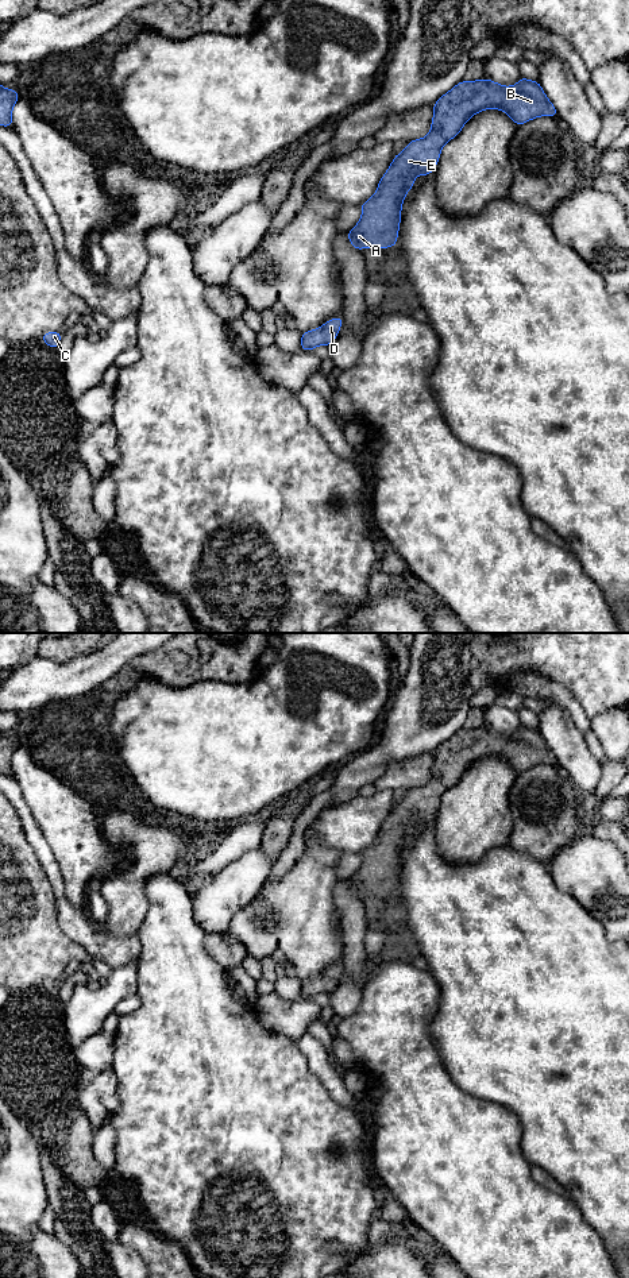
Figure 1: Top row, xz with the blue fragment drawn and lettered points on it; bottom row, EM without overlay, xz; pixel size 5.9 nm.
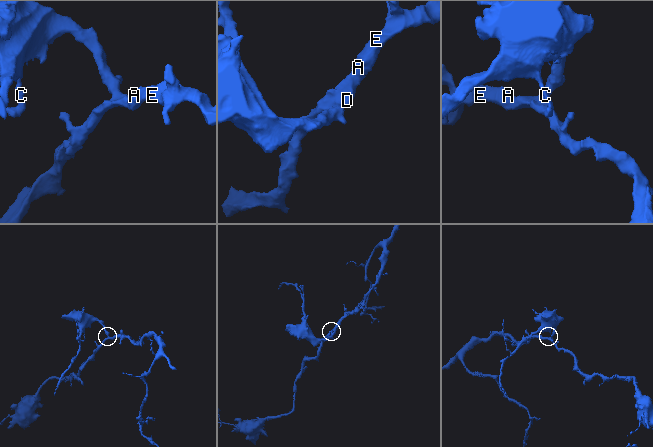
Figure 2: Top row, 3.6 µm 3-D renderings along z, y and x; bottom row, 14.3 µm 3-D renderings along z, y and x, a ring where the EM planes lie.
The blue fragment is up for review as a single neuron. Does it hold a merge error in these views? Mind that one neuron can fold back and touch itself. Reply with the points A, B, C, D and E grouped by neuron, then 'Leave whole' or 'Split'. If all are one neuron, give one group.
Groups: A B C D E. Leave whole

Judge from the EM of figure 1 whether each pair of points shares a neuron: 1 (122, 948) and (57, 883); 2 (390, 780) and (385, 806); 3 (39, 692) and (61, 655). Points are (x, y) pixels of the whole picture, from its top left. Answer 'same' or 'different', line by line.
1: same
2: different
3: different

